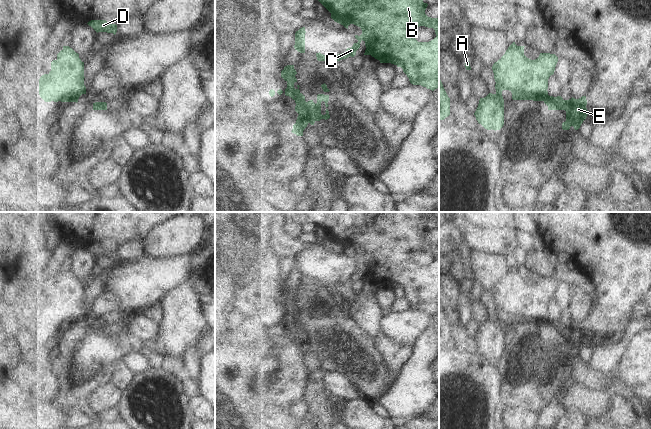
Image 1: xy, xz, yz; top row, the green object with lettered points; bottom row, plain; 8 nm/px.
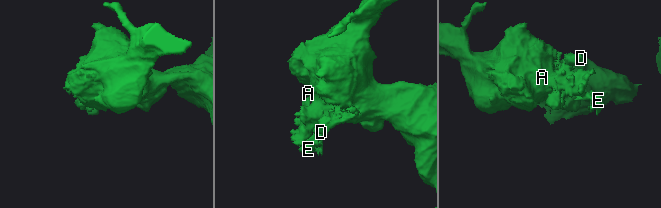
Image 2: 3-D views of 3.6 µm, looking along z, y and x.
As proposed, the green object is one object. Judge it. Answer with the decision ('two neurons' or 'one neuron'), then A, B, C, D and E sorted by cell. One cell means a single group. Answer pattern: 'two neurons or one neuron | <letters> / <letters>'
two neurons | A B C D / E

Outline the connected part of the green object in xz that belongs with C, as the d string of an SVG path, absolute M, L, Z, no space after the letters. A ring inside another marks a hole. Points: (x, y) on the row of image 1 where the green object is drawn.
M318 0L330 13L331 18L343 25L348 29L350 24L354 24L361 28L362 34L360 36L355 35L358 40L351 48L347 48L344 53L334 55L332 57L323 55L320 52L316 53L318 61L340 61L346 59L349 56L354 57L356 51L360 48L360 43L363 40L365 42L366 50L364 55L371 55L380 63L391 63L397 67L401 67L403 72L409 78L409 81L413 85L421 85L434 91L439 88L439 19L431 18L425 14L425 10L428 6L423 0ZM419 26L425 26L433 28L435 30L436 37L429 42L418 42L413 34L412 29Z

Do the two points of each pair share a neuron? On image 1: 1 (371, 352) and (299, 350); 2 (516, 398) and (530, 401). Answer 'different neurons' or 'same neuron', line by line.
1: same neuron
2: same neuron

